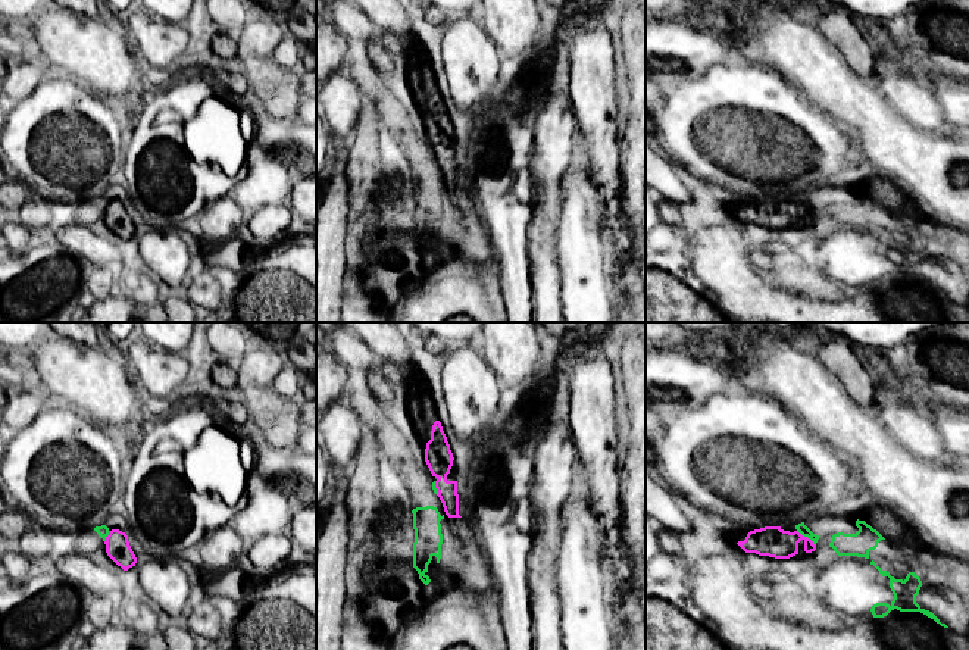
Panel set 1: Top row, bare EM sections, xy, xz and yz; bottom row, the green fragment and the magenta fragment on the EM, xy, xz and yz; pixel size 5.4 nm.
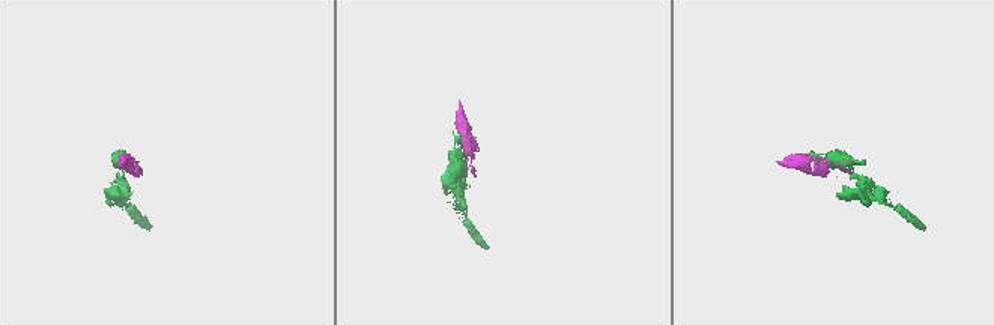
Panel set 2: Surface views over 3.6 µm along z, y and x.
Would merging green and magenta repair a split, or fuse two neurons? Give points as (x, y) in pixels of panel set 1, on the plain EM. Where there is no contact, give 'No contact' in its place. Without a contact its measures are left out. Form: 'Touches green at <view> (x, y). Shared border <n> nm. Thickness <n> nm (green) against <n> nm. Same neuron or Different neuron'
Touches green at yz (806, 206). Shared border 130 nm. Thickness 60 nm (green) against 170 nm. Different neuron

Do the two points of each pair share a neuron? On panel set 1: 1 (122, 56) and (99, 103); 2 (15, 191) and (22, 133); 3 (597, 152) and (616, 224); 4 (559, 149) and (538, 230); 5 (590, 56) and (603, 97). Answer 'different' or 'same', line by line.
1: different
2: different
3: same
4: same
5: same

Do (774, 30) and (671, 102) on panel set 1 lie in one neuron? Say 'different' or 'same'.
different

